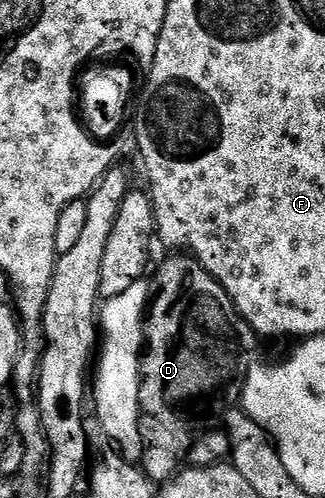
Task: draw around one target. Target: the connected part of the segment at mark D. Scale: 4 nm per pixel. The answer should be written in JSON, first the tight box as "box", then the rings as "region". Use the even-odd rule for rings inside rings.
{"box":[140,254,258,482],"region":[[[172,254],[169,256],[172,257],[161,262],[156,277],[151,277],[150,280],[150,307],[147,309],[144,321],[146,351],[143,353],[140,362],[140,437],[144,443],[142,467],[145,474],[153,482],[171,481],[176,473],[181,471],[185,461],[189,459],[192,444],[196,441],[197,434],[215,429],[225,419],[226,413],[243,397],[244,383],[248,377],[248,371],[253,366],[254,357],[252,355],[255,354],[256,343],[258,343],[256,331],[244,321],[242,314],[238,314],[230,294],[226,294],[224,287],[196,261],[195,256],[191,254]]]}

